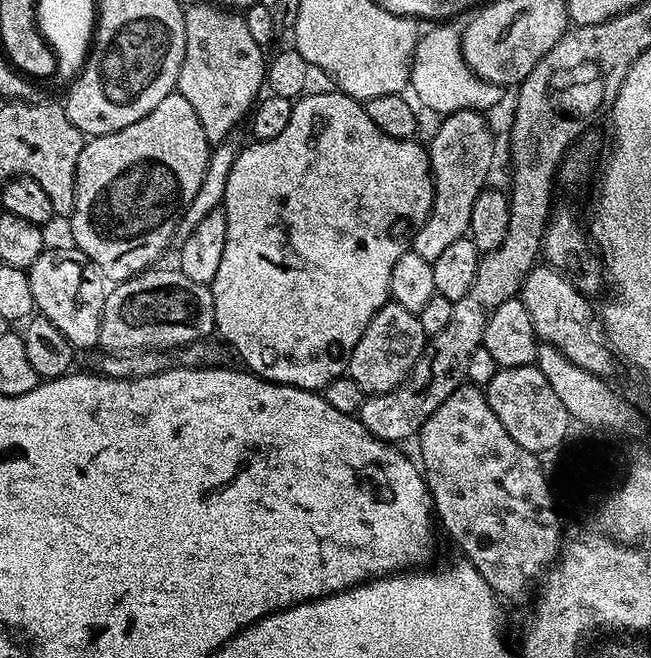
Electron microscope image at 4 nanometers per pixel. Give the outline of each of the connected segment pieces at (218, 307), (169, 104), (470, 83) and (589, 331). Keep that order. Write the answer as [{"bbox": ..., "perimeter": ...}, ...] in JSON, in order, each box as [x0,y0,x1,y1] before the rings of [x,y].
[{"bbox":[210,91,432,390],"perimeter":[[[309,91],[299,97],[293,103],[290,123],[283,128],[282,134],[278,134],[275,138],[270,138],[269,140],[257,140],[249,143],[249,148],[248,146],[241,147],[237,154],[237,160],[230,168],[229,178],[226,181],[225,196],[222,203],[222,210],[226,214],[226,246],[222,249],[222,263],[218,266],[218,274],[214,274],[210,285],[212,297],[214,298],[215,331],[218,336],[220,332],[221,338],[244,359],[243,367],[259,376],[262,380],[271,380],[273,384],[289,384],[295,388],[307,388],[309,390],[322,390],[330,382],[334,382],[334,378],[347,373],[350,354],[354,350],[354,346],[358,346],[358,338],[362,338],[362,334],[366,334],[366,326],[370,326],[370,318],[374,318],[374,314],[378,314],[378,310],[382,310],[382,306],[389,303],[391,297],[391,274],[393,273],[394,264],[398,262],[398,258],[402,257],[404,252],[411,249],[412,239],[415,238],[416,231],[426,222],[426,218],[432,209],[432,164],[428,160],[427,147],[423,143],[421,145],[416,144],[415,139],[399,140],[393,136],[386,135],[382,130],[378,130],[378,126],[374,126],[374,122],[370,122],[370,114],[366,114],[364,104],[361,101],[355,100],[352,96],[347,96],[342,91],[331,91]]]},{"bbox":[70,91,210,282],"perimeter":[[[177,91],[171,92],[146,118],[117,132],[91,137],[85,143],[76,167],[76,205],[70,217],[71,243],[90,258],[108,282],[128,280],[157,263],[164,247],[173,243],[177,217],[198,193],[206,174],[210,145],[194,114],[194,106]]]},{"bbox":[409,22,505,116],"perimeter":[[[444,22],[433,25],[428,32],[424,31],[417,39],[415,54],[413,56],[411,78],[409,80],[410,90],[414,92],[413,97],[432,112],[438,113],[438,116],[452,115],[461,112],[464,109],[472,111],[488,112],[489,109],[498,105],[504,98],[505,87],[500,84],[492,84],[484,79],[478,78],[470,70],[464,55],[461,52],[461,31],[452,27],[451,23]]]},{"bbox":[518,262,614,377],"perimeter":[[[544,262],[537,263],[530,274],[526,274],[518,298],[530,313],[530,322],[534,322],[536,335],[543,343],[562,350],[562,354],[566,354],[574,366],[582,366],[582,370],[592,372],[595,376],[607,377],[614,353],[604,335],[604,325],[594,308],[588,305],[589,297],[567,279],[571,280],[561,269]]]}]

